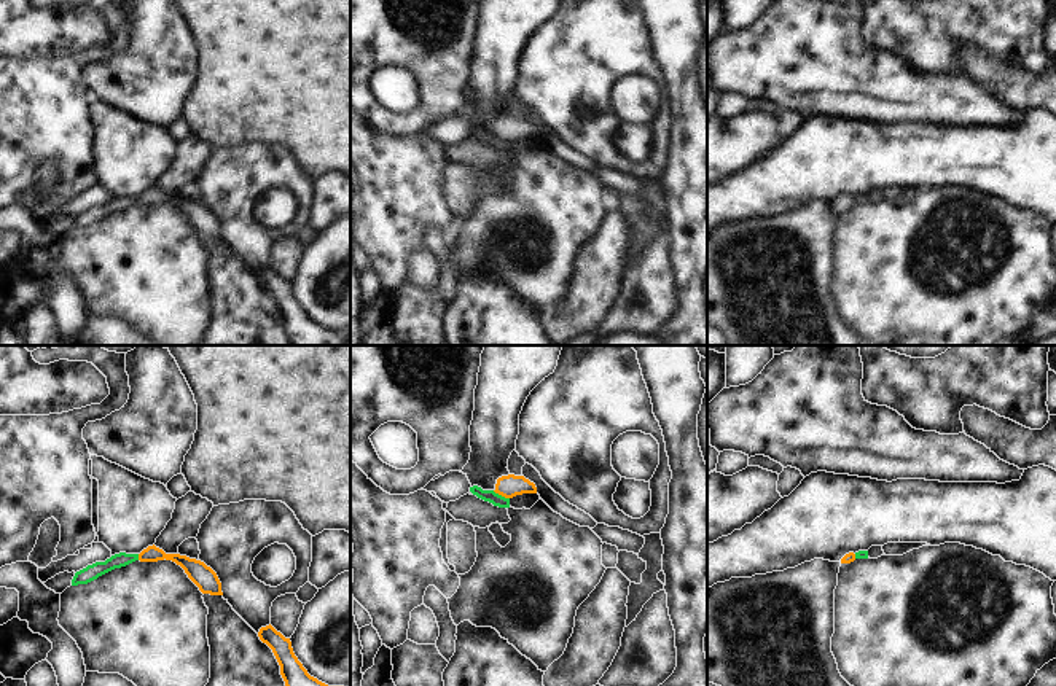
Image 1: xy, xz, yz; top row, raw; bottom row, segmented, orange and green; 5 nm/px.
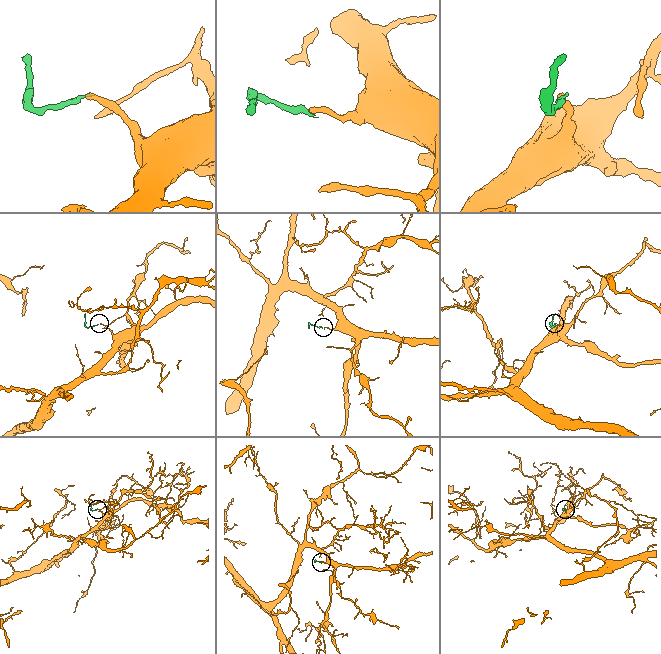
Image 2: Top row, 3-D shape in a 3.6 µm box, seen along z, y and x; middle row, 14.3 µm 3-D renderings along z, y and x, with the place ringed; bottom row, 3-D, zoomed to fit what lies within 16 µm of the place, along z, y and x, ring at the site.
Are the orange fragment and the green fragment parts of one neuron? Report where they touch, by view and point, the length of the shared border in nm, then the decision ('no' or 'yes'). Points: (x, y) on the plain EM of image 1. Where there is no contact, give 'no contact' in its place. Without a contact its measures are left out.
meets orange in xz at (500, 137); contact 100 nm long; no

